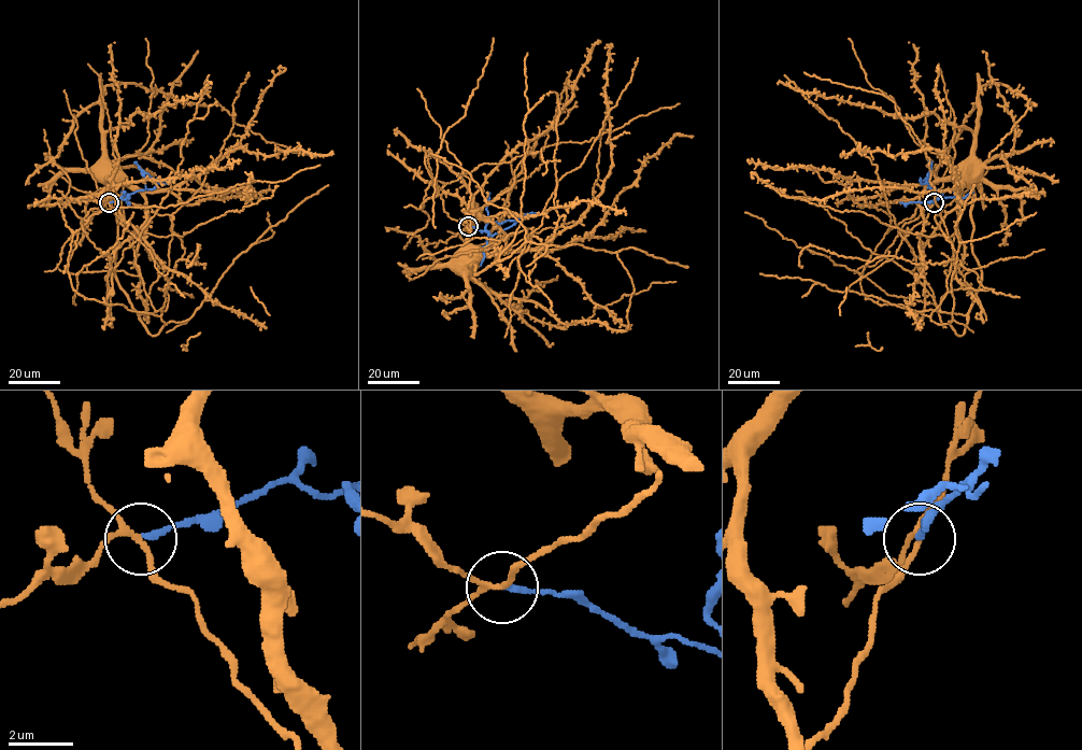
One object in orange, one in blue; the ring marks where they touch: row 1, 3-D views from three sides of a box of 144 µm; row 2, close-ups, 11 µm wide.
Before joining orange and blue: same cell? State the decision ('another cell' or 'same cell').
another cell

